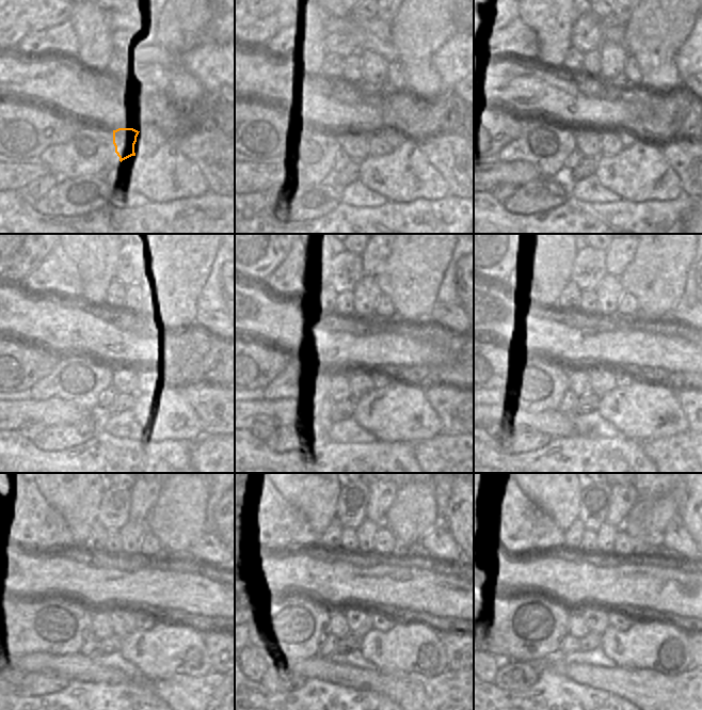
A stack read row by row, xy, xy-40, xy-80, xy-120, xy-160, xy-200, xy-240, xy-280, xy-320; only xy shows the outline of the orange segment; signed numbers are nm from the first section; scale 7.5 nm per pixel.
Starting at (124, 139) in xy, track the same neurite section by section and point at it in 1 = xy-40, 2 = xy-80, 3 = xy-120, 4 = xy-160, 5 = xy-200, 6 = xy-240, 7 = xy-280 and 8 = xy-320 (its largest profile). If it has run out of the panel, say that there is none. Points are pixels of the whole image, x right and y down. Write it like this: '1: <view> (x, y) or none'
1: xy-40 (356, 146)
2: xy-80 (588, 142)
3: xy-120 (104, 373)
4: xy-160 (341, 391)
5: xy-200 (579, 384)
6: xy-240 (100, 626)
7: xy-280 (338, 627)
8: xy-320 (576, 627)

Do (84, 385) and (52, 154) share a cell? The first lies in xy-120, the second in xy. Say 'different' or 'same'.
same

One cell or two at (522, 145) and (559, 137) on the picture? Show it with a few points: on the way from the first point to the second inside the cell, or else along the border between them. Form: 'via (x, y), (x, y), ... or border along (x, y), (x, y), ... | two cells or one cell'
via (532, 144), (556, 145) | one cell

